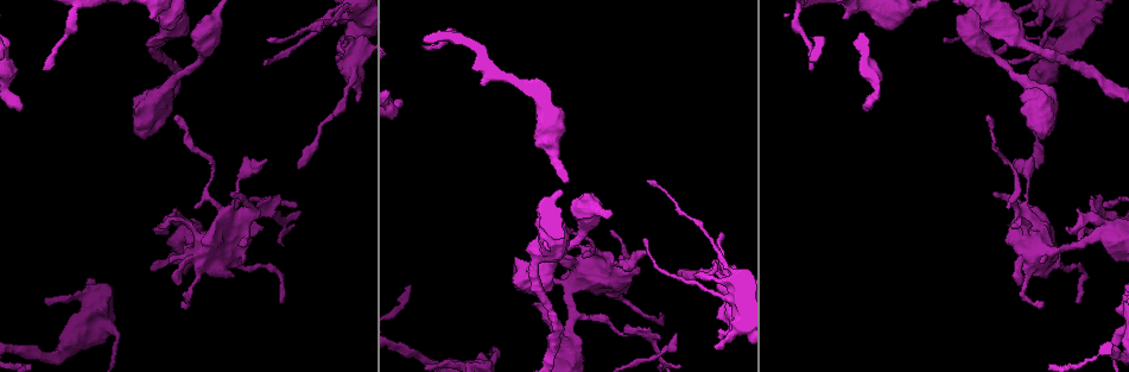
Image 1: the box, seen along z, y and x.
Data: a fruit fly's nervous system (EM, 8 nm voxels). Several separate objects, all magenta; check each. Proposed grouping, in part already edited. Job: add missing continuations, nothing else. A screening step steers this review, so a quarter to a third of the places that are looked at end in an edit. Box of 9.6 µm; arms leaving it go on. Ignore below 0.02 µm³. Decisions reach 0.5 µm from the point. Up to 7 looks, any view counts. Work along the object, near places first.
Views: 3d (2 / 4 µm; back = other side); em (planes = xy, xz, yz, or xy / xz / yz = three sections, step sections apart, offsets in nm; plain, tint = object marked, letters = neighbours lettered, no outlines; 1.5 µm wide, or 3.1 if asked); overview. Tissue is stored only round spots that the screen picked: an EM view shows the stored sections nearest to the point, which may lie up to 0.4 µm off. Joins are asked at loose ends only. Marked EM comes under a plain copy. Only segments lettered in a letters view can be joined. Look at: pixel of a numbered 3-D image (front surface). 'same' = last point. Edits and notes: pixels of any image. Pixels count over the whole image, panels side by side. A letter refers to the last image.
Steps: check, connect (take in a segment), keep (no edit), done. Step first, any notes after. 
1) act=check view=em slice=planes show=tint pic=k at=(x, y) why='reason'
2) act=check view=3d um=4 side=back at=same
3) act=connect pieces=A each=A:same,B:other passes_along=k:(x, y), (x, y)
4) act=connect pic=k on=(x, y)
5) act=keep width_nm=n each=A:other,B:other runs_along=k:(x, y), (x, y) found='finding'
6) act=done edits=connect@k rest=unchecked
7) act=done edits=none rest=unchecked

act=check view=em slice=planes show=letters pic=1 at=(810, 70)

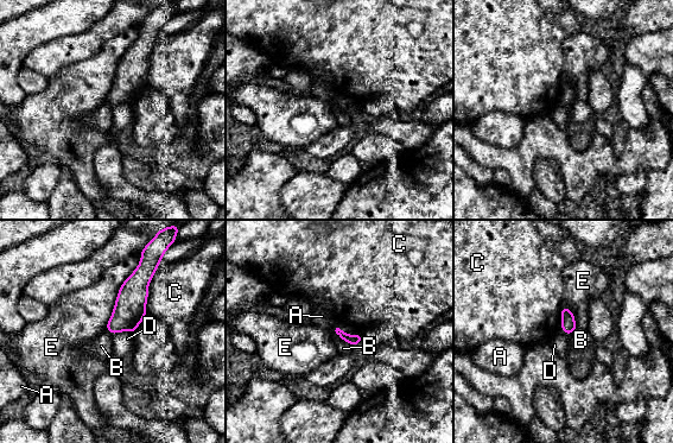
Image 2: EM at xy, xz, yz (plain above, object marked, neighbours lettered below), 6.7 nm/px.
act=keep each=A:other,B:other,C:other,D:other,E:other border=2:(335, 328), (338, 336), (353, 346) found='none of them fits'

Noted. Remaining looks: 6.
act=check view=em slice=xy step=8 show=tint pic=1 at=(358, 101) why='thick end'

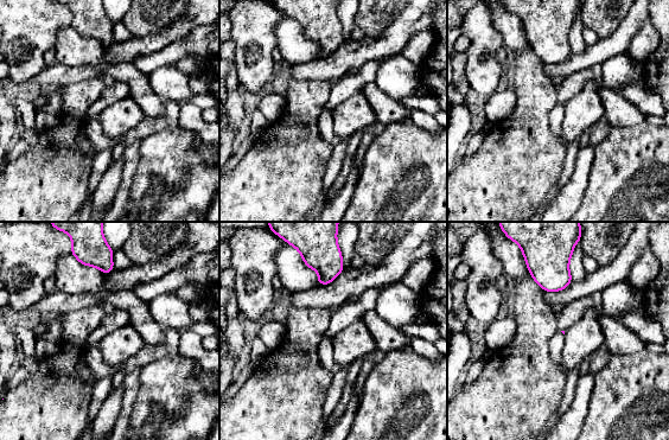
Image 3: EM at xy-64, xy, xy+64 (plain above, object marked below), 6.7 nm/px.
act=check view=em slice=planes show=letters at=same why='another direction'

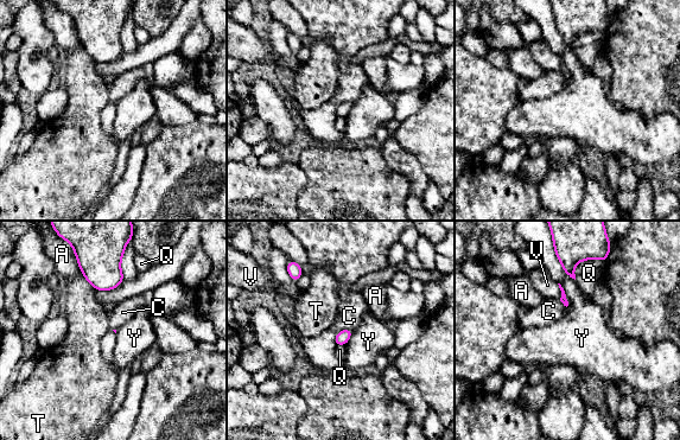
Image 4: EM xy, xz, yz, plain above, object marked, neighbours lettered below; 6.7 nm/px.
act=keep each=A:other,C:other,Q:other,T:other,V:other,Y:other found='no lettered segment goes on from it'

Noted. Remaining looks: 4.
act=check view=em slice=planes show=letters pic=1 at=(344, 50) why='tapers out'

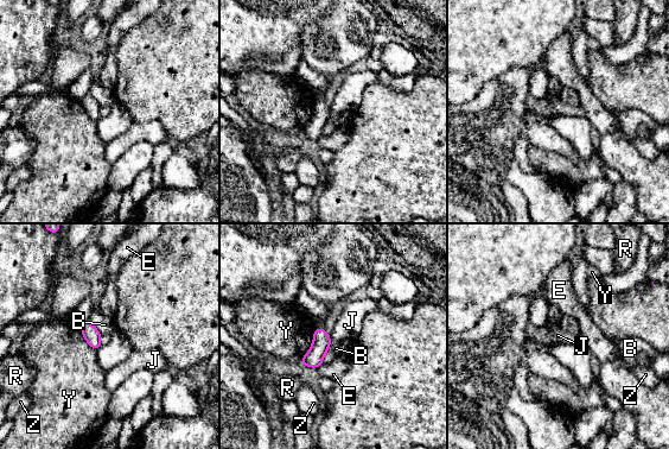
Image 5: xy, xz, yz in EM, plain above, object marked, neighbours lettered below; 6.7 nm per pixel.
act=keep each=B:other,E:other,J:other,R:other,Y:other,Z:other border=5:(330, 347), (322, 362) found='none of them fits'

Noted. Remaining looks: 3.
act=done edits=none rest=unchecked

